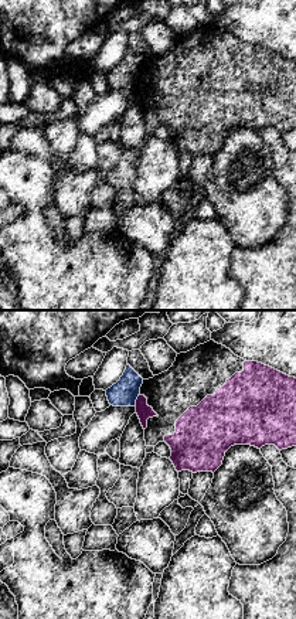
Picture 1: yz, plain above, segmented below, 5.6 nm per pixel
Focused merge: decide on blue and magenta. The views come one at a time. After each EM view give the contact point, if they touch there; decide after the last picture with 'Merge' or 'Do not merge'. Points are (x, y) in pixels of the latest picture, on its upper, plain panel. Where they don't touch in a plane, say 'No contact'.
Touches blue at (136, 81)

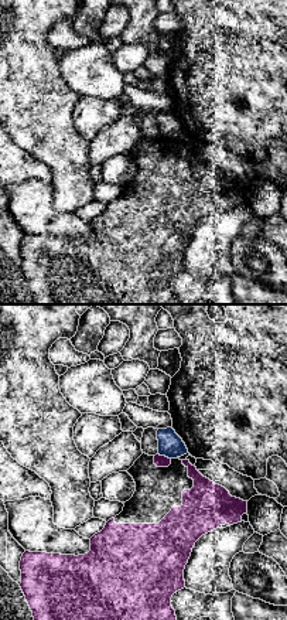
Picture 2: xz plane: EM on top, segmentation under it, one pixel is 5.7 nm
Touches blue at (164, 138)

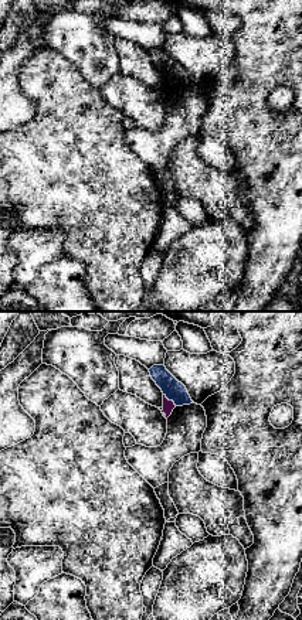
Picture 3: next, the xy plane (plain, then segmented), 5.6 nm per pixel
Touches blue at (170, 82)

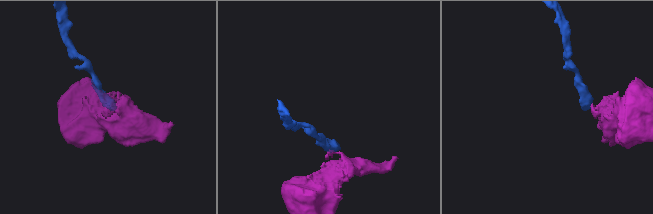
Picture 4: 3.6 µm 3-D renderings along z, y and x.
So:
Do not merge

